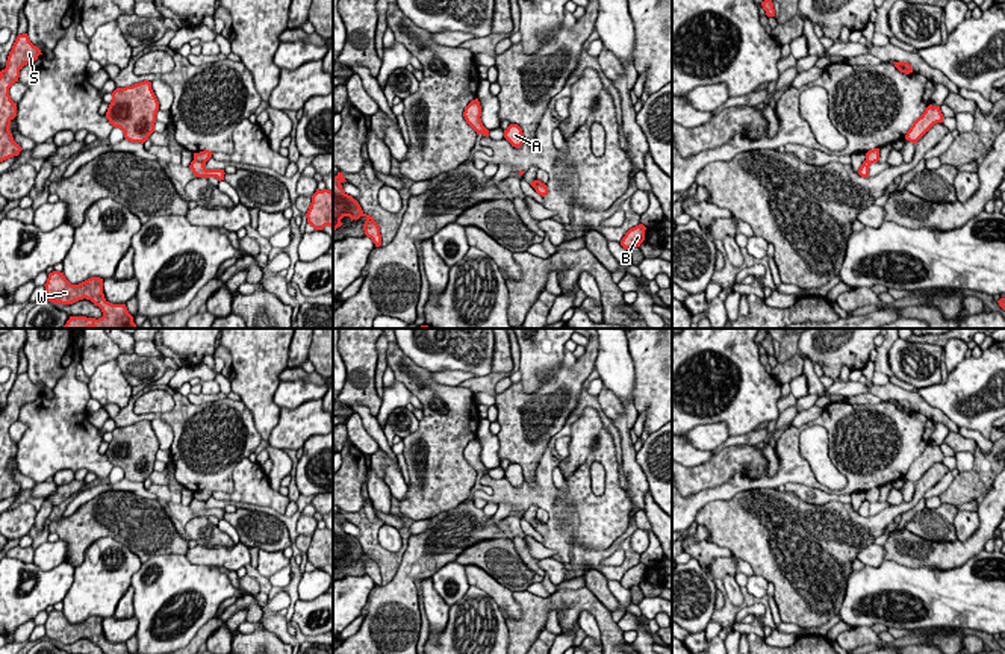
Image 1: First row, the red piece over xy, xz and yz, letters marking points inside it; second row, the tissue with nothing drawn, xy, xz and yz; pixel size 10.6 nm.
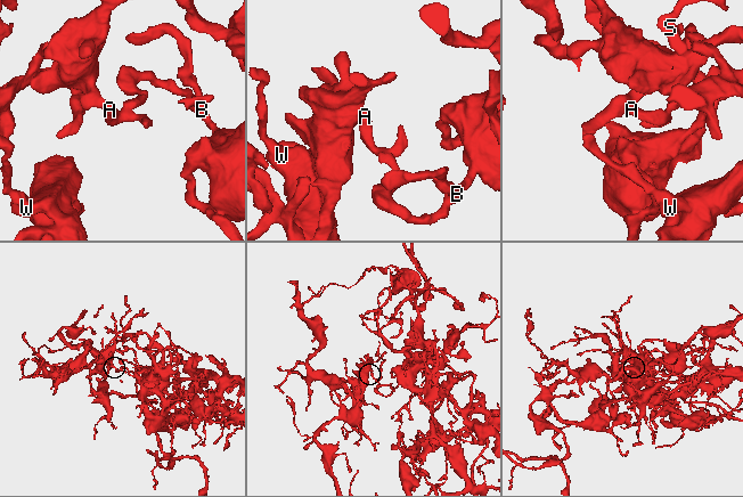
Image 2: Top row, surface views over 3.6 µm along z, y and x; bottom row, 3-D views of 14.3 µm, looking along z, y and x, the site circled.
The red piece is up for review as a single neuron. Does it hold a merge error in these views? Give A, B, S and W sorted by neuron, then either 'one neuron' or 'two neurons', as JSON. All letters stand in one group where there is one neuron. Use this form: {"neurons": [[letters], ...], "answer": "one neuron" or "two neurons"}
{"neurons": [["A", "S", "W"], ["B"]], "answer": "two neurons"}

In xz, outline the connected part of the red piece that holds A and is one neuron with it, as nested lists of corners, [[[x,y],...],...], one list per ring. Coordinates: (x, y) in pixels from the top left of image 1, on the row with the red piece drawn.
[[[510,124],[504,130],[504,138],[516,148],[519,148],[524,144],[524,133],[522,129],[518,124]]]

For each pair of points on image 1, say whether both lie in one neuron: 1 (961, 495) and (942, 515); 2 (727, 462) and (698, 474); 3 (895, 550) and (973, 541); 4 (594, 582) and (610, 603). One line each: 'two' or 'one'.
1: two
2: one
3: one
4: one

